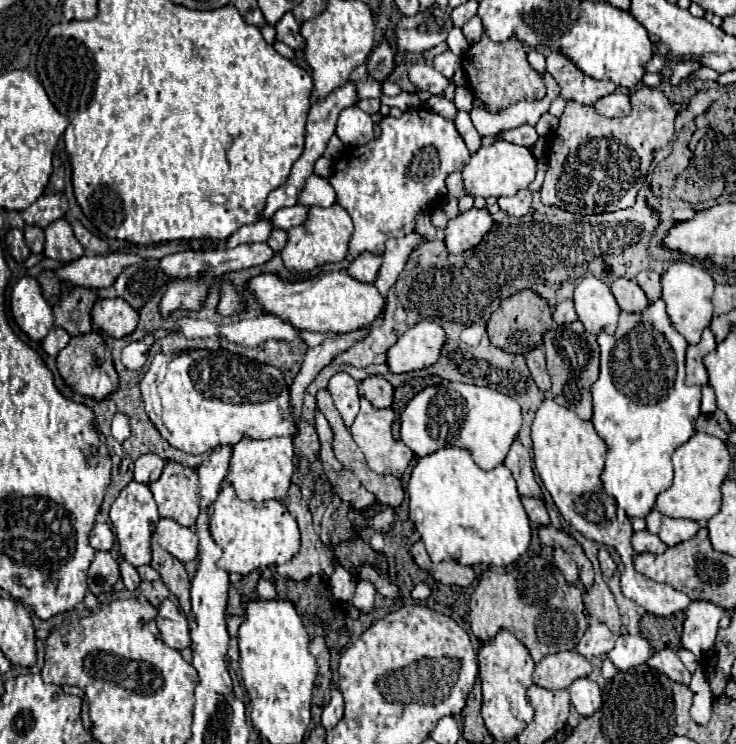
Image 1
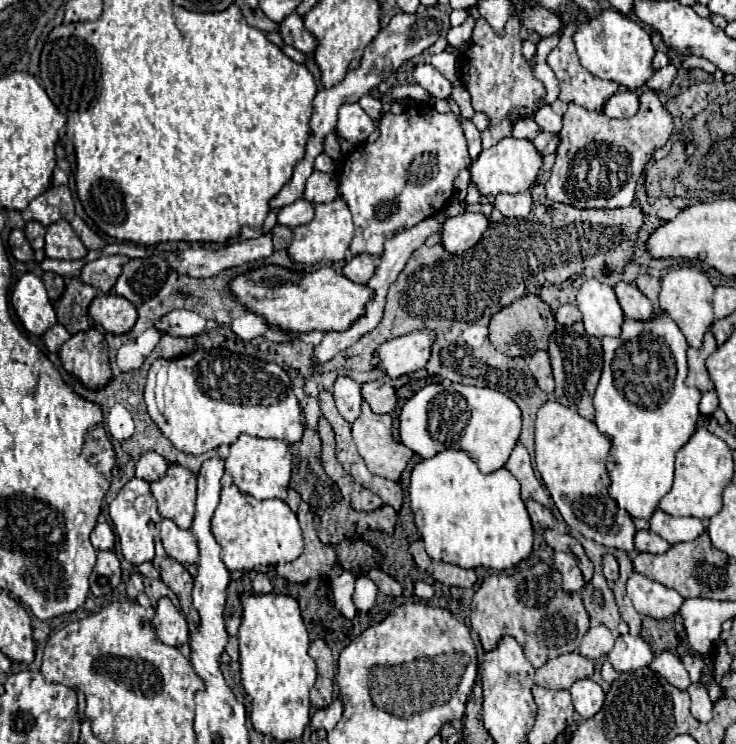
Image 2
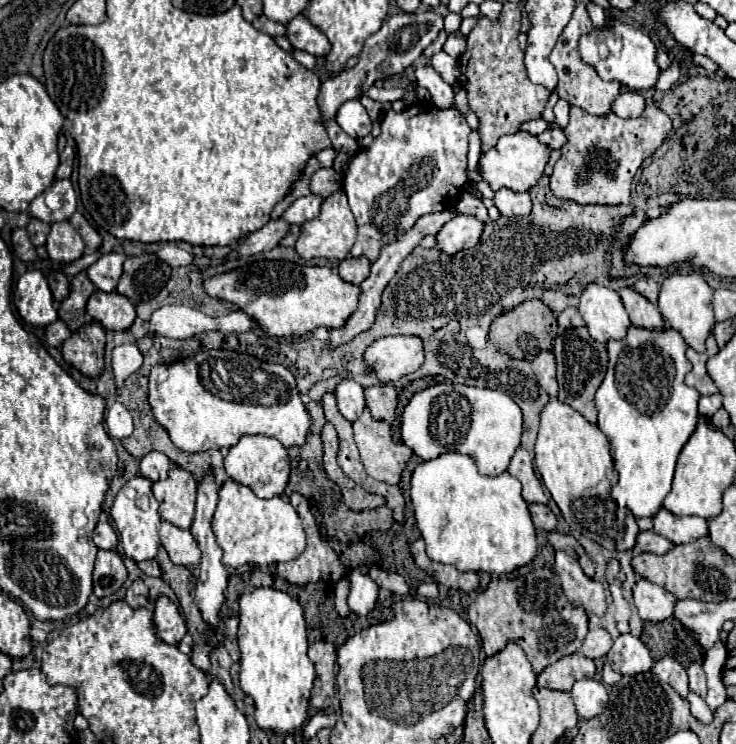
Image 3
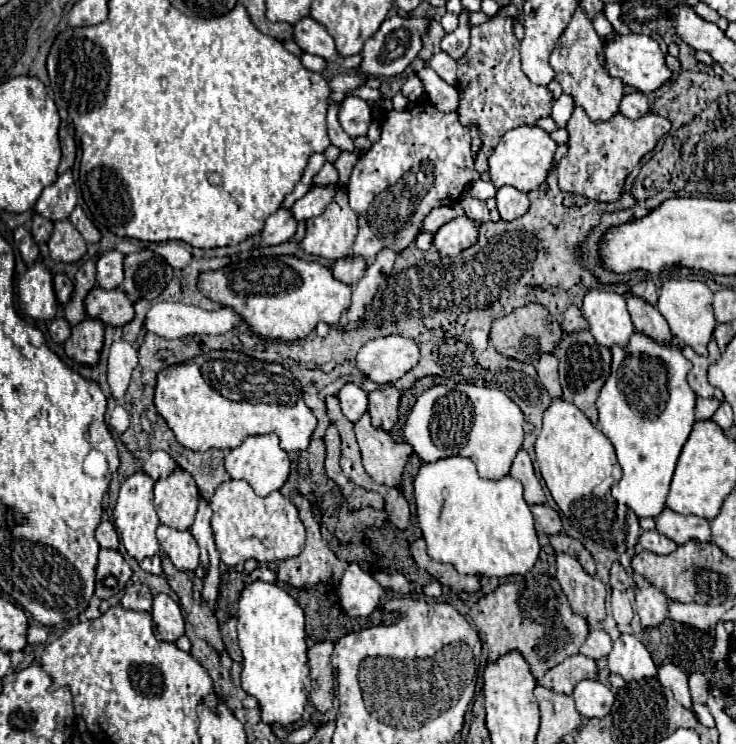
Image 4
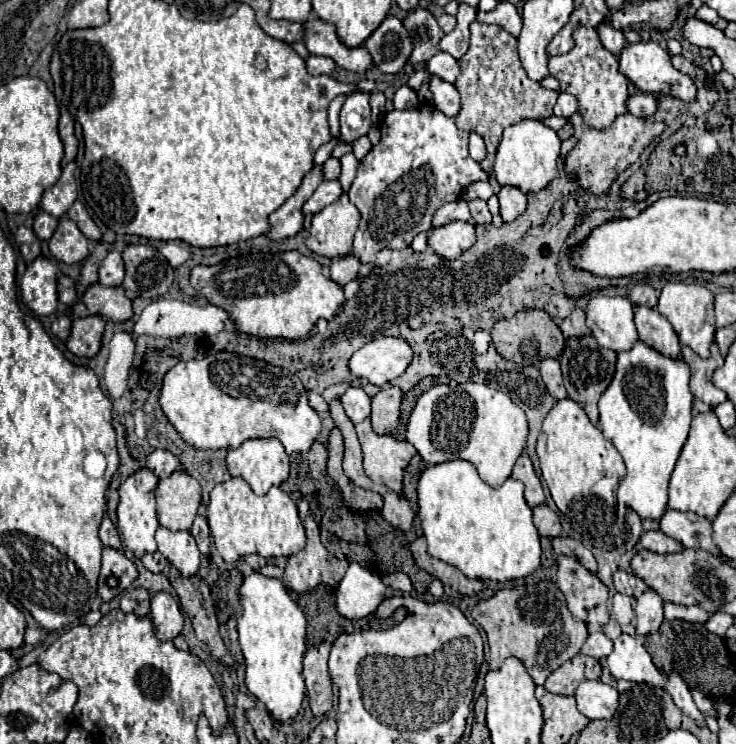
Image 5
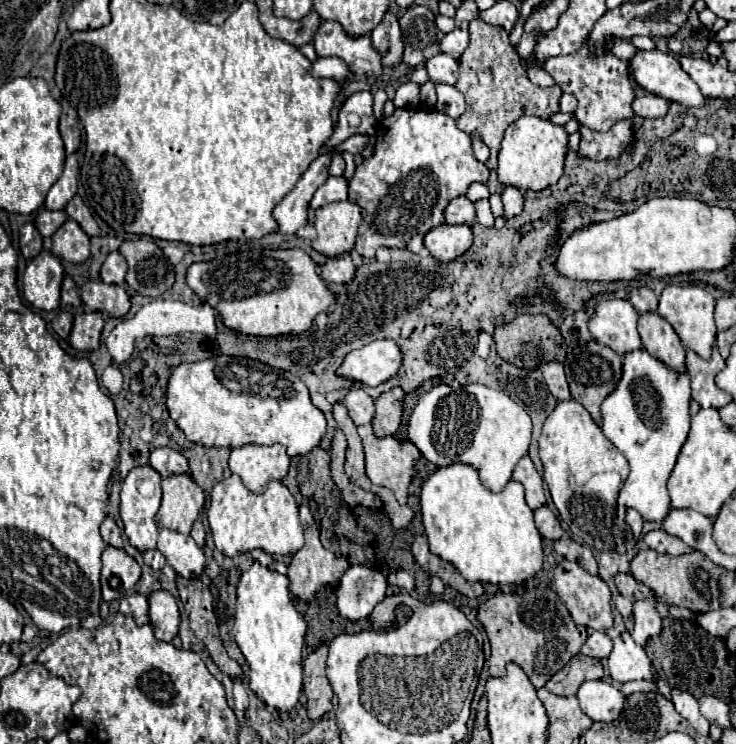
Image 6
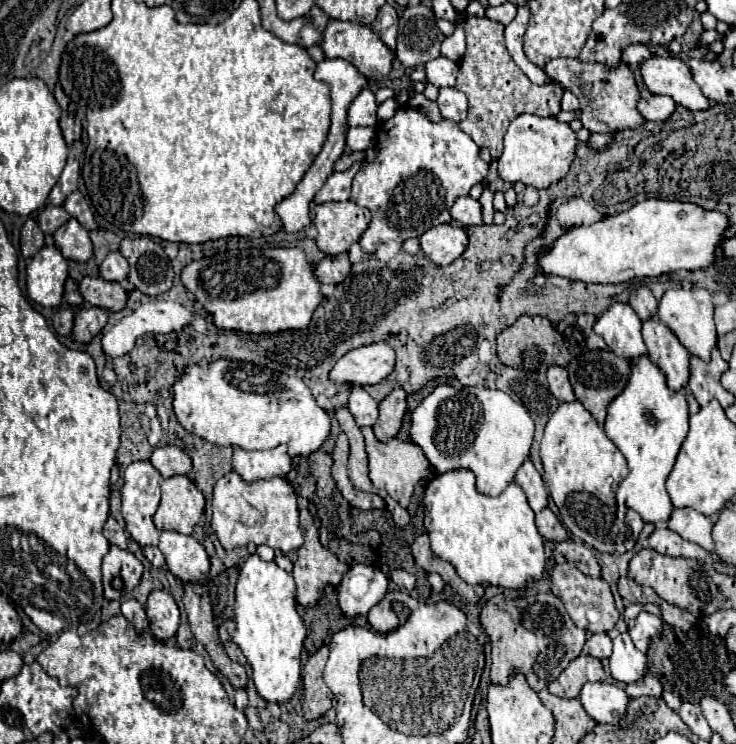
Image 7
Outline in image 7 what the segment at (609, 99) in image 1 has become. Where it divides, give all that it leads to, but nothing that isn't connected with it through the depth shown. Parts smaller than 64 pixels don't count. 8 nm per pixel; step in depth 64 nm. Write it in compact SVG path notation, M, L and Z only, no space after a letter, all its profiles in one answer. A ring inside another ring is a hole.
M650 96L638 102L638 112L650 122L664 122L674 112L676 102L670 96Z

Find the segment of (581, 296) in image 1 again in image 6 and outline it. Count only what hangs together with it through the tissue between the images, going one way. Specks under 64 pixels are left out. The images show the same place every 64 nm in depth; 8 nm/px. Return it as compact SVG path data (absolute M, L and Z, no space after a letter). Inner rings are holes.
M606 300L598 304L588 328L596 336L596 342L606 344L616 354L624 356L636 348L642 348L636 324L638 314L628 300Z

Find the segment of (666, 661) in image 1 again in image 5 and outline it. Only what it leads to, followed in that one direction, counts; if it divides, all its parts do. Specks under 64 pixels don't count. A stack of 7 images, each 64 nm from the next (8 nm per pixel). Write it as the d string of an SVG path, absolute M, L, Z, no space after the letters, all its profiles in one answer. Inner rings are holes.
M664 674L666 678L666 692L672 696L674 704L688 716L692 718L700 728L706 728L706 722L704 722L704 716L702 712L696 708L694 700L692 700L692 694L690 694L690 688L686 686L686 682L676 674Z

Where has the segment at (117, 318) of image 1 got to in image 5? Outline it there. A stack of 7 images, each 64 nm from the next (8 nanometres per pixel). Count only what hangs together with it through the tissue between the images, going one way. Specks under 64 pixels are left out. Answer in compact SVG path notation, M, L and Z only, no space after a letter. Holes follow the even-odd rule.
M90 284L82 294L82 302L90 314L98 314L104 320L124 322L132 316L132 300L122 286L108 288L102 284Z

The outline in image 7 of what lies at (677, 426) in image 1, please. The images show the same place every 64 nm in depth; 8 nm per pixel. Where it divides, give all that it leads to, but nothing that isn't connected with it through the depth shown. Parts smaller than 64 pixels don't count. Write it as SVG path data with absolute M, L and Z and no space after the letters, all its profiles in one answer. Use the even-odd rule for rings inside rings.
M640 356L632 362L632 374L624 392L608 406L604 424L606 436L618 446L628 464L628 476L620 480L616 500L618 504L636 510L640 518L650 524L668 522L674 510L664 484L688 434L686 394L686 388L672 392L664 382L664 374L652 364L652 360L648 356Z

